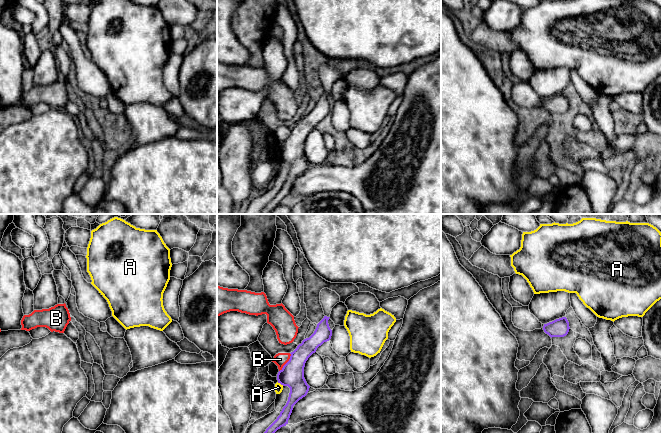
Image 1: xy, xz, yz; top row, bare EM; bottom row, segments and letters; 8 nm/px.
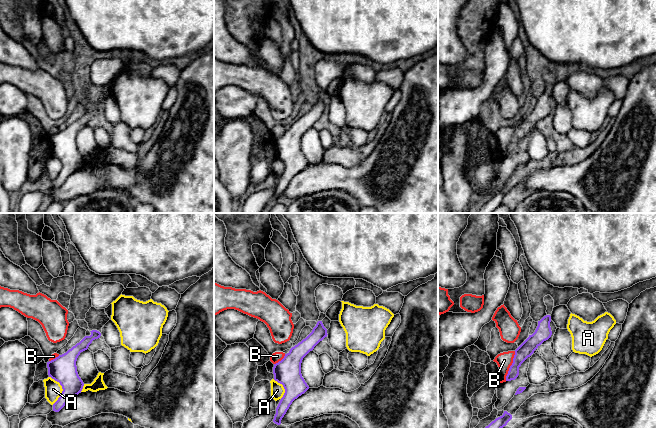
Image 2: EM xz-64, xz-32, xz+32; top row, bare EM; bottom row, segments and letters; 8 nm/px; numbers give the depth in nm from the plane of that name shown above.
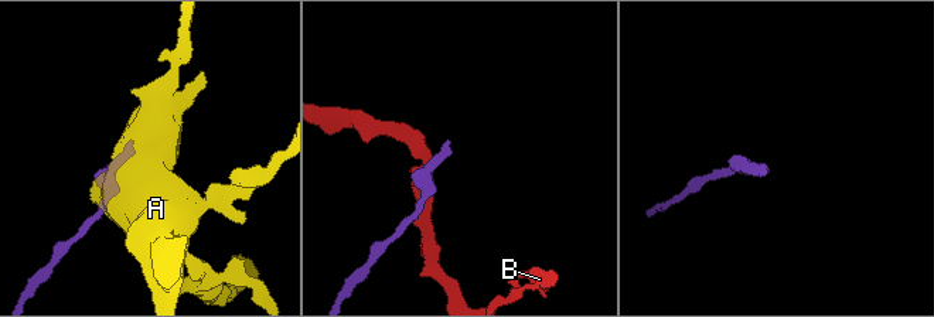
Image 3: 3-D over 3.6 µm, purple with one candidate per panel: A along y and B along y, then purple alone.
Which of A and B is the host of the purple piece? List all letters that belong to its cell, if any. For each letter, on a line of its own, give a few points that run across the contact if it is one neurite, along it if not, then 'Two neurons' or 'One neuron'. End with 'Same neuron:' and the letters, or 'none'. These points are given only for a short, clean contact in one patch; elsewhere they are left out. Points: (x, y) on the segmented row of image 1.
A: Line: xz (277, 382), (283, 385). Two neurons
B: Line: xz (290, 353), (289, 360), (279, 371). Two neurons
Same neuron: none

